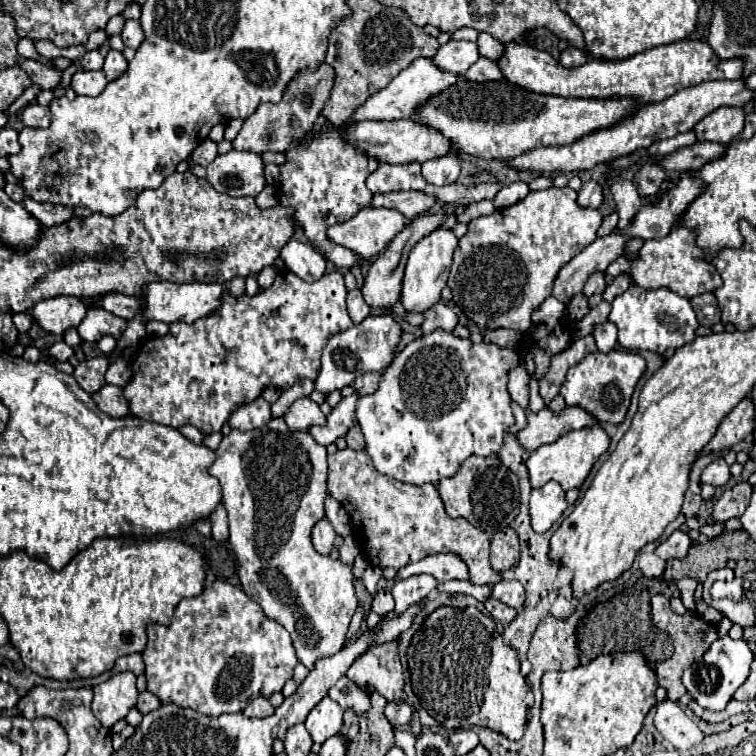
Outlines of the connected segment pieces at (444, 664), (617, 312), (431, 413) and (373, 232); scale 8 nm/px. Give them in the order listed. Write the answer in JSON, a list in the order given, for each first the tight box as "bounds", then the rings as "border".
[{"bounds":[407,607,529,741],"border":[[[439,607],[407,649],[411,687],[421,705],[445,729],[487,727],[511,741],[523,737],[527,727],[529,685],[519,671],[517,653],[503,643],[495,621],[477,607]]]},{"bounds":[609,285,699,355],"border":[[[631,285],[625,293],[615,297],[611,303],[611,313],[609,321],[617,325],[619,329],[619,345],[629,351],[653,351],[657,355],[671,353],[675,349],[681,349],[683,343],[691,343],[697,335],[695,331],[699,329],[697,317],[693,309],[679,309],[675,313],[679,315],[669,315],[669,299],[673,297],[673,291],[669,289],[655,289],[655,291],[645,291],[643,287]]]},{"bounds":[357,329,517,485],"border":[[[435,329],[409,343],[383,371],[377,391],[357,399],[357,423],[365,437],[365,451],[369,453],[373,467],[403,483],[435,485],[439,479],[453,477],[461,463],[471,455],[497,455],[503,447],[507,429],[515,423],[507,381],[509,371],[517,365],[517,351],[485,341],[473,343],[471,339],[457,337],[445,329]]]},{"bounds":[327,209,405,263],"border":[[[361,209],[355,217],[327,227],[327,239],[351,249],[363,263],[379,255],[389,241],[403,229],[405,217],[393,209]]]}]

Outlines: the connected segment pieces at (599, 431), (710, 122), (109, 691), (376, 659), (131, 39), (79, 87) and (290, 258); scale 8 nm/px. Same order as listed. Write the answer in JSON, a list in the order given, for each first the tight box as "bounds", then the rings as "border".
[{"bounds":[527,425,609,491],"border":[[[601,425],[589,427],[589,429],[581,429],[581,431],[569,431],[567,435],[559,437],[555,443],[549,445],[541,445],[539,449],[529,453],[527,459],[527,469],[529,469],[529,479],[531,479],[531,487],[543,487],[549,481],[557,481],[565,491],[569,489],[577,489],[583,485],[585,477],[589,475],[591,467],[597,463],[597,459],[609,449],[609,437],[605,433],[605,429]]]},{"bounds":[695,107,745,145],"border":[[[719,107],[695,125],[695,133],[699,141],[727,145],[743,131],[743,123],[745,123],[743,107]]]},{"bounds":[91,673,137,729],"border":[[[115,673],[109,681],[93,687],[93,703],[91,703],[91,711],[93,715],[101,721],[103,727],[111,729],[113,723],[117,723],[119,719],[125,719],[129,709],[135,707],[137,703],[137,689],[135,689],[135,675],[133,673]]]},{"bounds":[347,641,405,703],"border":[[[389,641],[381,647],[369,649],[349,667],[347,677],[359,687],[371,687],[387,701],[397,703],[405,699],[405,675],[399,659],[397,641]]]},{"bounds":[121,19,145,49],"border":[[[129,19],[129,21],[125,23],[125,29],[123,29],[121,37],[123,37],[123,43],[125,43],[127,47],[137,49],[137,47],[145,41],[145,35],[143,35],[143,27],[141,27],[141,23],[139,23],[137,19]]]},{"bounds":[71,71,107,95],"border":[[[77,71],[71,79],[71,89],[77,93],[77,95],[99,95],[105,85],[107,85],[107,77],[103,71]]]},{"bounds":[279,239,325,281],"border":[[[291,239],[279,255],[285,261],[285,267],[299,275],[303,281],[317,281],[325,275],[325,257],[321,257],[311,245]]]}]

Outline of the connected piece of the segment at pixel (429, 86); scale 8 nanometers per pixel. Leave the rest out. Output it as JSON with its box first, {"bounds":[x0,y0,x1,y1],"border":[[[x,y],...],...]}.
{"bounds":[351,57,459,121],"border":[[[417,57],[407,69],[403,69],[385,89],[369,97],[351,117],[351,121],[365,121],[365,119],[407,119],[413,117],[413,111],[431,95],[437,95],[439,91],[447,89],[449,85],[455,85],[459,81],[457,73],[439,69],[431,57]]]}

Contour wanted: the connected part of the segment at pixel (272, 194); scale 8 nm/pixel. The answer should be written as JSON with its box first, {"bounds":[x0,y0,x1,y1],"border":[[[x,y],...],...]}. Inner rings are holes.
{"bounds":[255,185,279,209],"border":[[[267,185],[267,187],[255,197],[255,201],[257,201],[257,205],[259,205],[261,209],[275,207],[275,205],[279,203],[279,199],[277,199],[277,189],[275,189],[273,185]]]}

